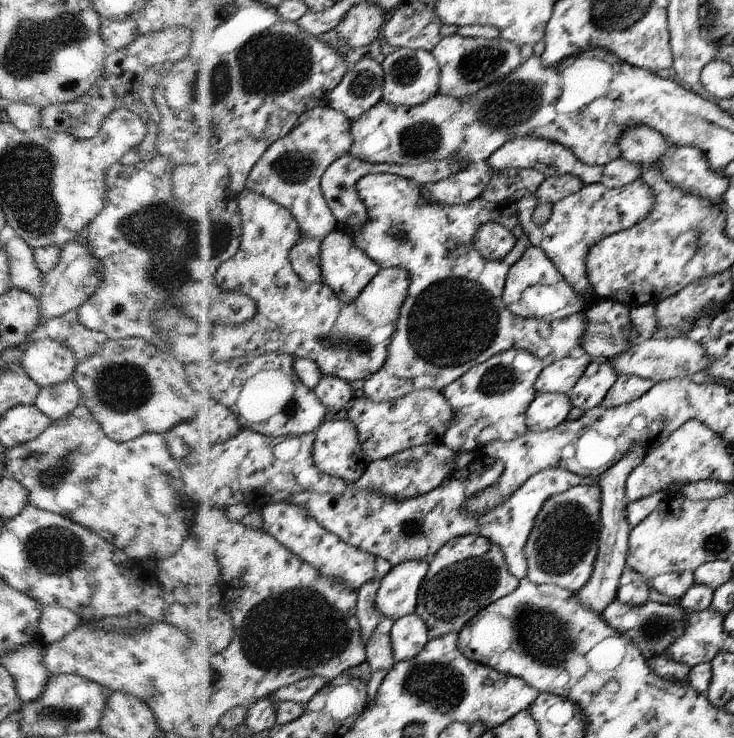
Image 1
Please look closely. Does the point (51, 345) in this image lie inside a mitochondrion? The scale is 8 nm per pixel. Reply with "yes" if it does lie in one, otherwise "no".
no

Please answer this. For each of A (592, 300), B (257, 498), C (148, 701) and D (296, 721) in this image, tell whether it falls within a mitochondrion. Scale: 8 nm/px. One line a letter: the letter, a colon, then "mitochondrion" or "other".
A: other
B: other
C: other
D: other

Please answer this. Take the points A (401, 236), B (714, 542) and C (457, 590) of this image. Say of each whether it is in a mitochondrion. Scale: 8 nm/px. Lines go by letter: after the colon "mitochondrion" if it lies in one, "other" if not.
A: other
B: mitochondrion
C: mitochondrion

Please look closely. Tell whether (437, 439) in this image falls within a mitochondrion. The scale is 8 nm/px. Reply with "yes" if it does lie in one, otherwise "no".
no

